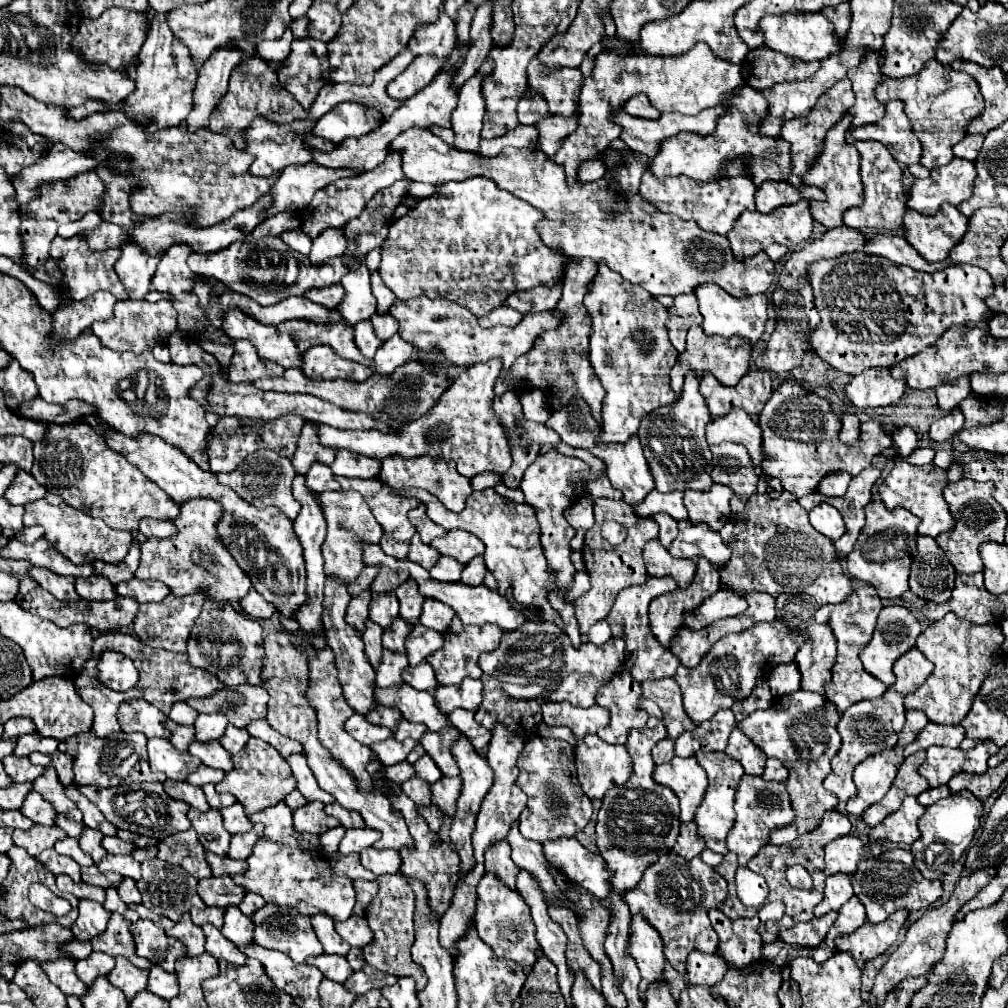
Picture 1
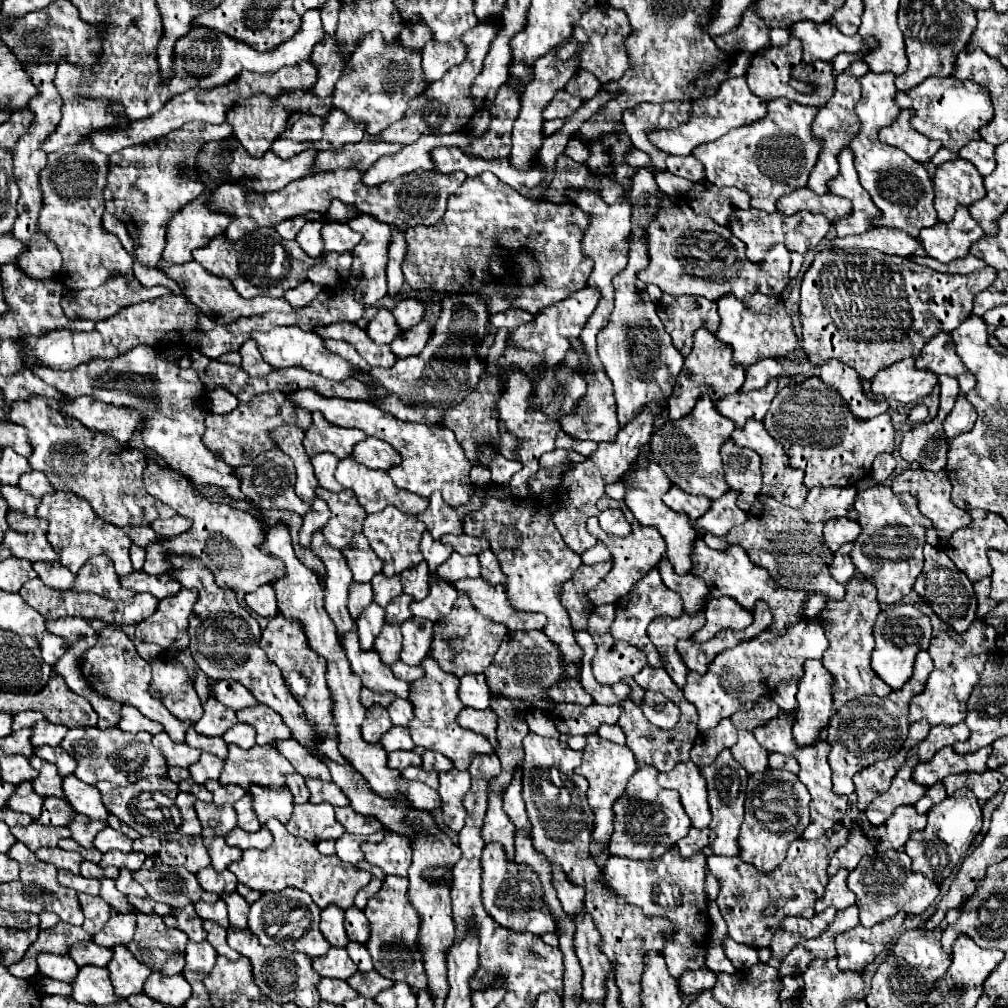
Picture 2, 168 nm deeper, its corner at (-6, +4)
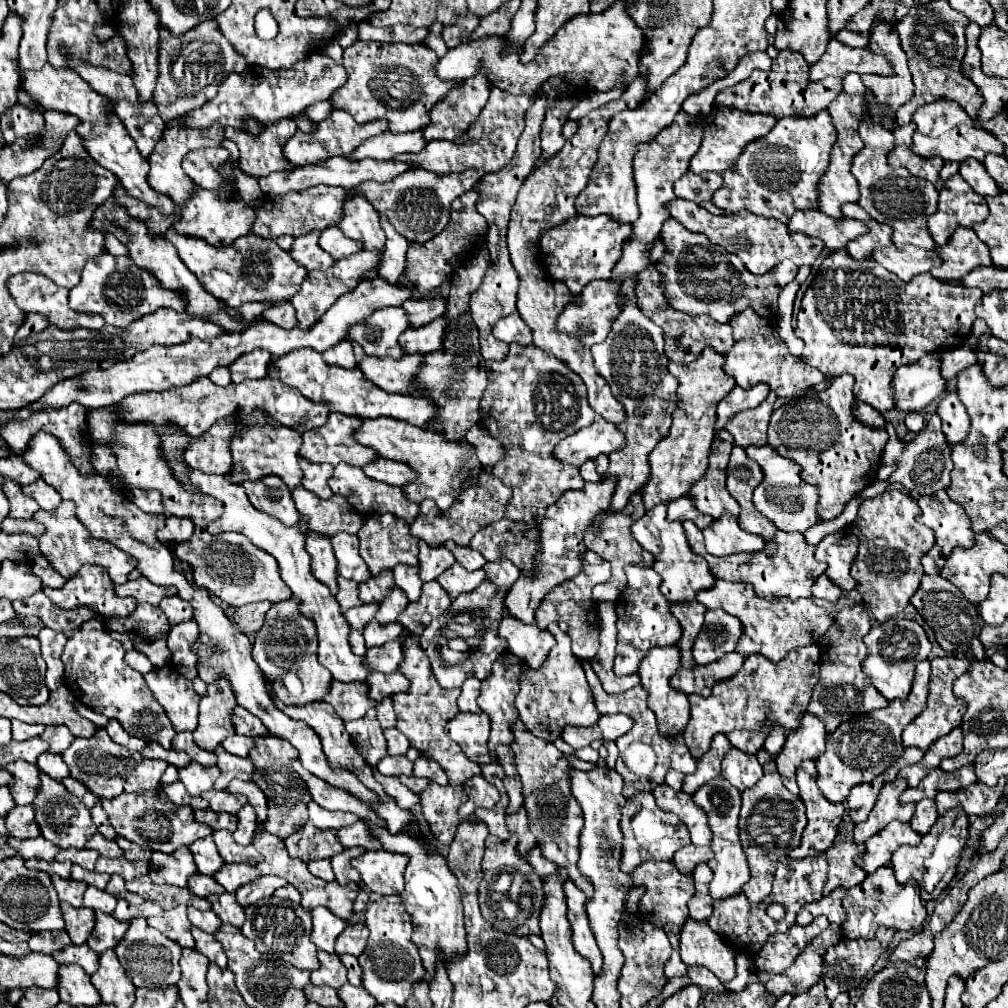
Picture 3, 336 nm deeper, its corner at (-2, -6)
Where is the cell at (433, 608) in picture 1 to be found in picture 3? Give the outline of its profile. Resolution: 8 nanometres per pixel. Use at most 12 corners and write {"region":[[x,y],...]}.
{"region":[[438,581],[424,583],[420,599],[406,605],[398,623],[420,635],[450,607]]}

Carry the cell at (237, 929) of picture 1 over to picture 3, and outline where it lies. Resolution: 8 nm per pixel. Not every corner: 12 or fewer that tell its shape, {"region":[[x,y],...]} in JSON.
{"region":[[234,893],[210,895],[212,911],[234,927],[242,927],[244,909]]}

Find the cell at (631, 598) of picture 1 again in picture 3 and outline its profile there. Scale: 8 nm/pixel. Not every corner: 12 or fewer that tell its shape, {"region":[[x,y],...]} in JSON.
{"region":[[626,565],[616,599],[614,675],[636,673],[650,647],[682,627],[652,567]]}

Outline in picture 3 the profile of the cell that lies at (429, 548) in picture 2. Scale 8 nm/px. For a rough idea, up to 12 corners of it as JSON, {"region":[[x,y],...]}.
{"region":[[418,543],[422,581],[434,581],[454,563],[446,547]]}

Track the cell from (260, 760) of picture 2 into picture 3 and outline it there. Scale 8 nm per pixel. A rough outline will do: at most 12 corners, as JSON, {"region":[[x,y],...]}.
{"region":[[218,747],[220,777],[214,789],[224,791],[232,779],[250,781],[252,763]]}

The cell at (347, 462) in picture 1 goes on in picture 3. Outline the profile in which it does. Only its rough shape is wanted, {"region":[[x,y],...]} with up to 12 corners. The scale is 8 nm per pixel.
{"region":[[376,459],[362,467],[374,481],[406,487],[416,473],[398,461]]}

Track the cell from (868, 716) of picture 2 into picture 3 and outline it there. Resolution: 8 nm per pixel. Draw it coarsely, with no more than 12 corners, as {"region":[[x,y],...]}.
{"region":[[930,661],[906,701],[844,721],[818,757],[830,803],[902,757],[928,699]]}

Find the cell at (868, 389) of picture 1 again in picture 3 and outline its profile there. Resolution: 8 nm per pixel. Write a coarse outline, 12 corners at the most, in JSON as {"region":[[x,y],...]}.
{"region":[[938,353],[894,373],[896,409],[920,411],[946,391]]}

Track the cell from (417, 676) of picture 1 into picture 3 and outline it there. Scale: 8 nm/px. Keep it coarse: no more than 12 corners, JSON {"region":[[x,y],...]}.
{"region":[[396,673],[366,677],[368,695],[374,701],[402,693],[408,679]]}

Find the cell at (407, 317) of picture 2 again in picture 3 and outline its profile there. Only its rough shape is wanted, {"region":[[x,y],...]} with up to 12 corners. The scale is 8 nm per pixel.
{"region":[[408,299],[402,307],[410,327],[422,327],[446,313],[446,299]]}

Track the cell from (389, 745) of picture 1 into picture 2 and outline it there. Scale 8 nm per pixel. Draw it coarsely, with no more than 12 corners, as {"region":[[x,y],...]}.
{"region":[[392,727],[382,735],[386,753],[414,749],[408,729]]}

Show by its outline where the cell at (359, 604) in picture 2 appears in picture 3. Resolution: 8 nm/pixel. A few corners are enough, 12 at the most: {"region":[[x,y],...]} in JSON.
{"region":[[338,577],[334,595],[342,613],[362,605],[358,583]]}

